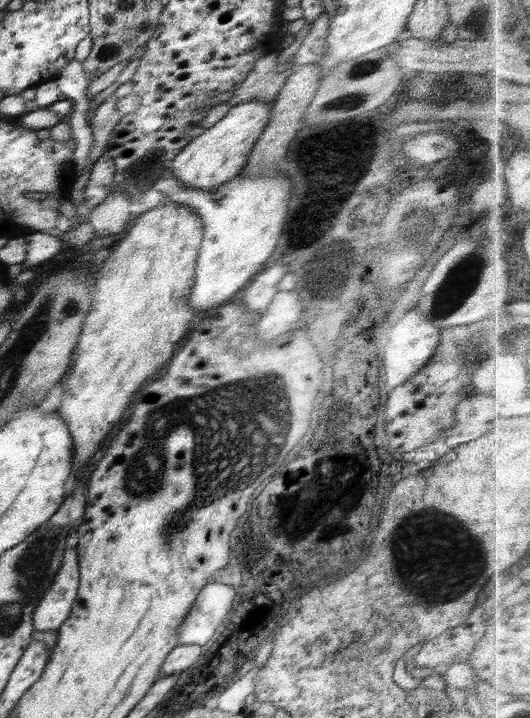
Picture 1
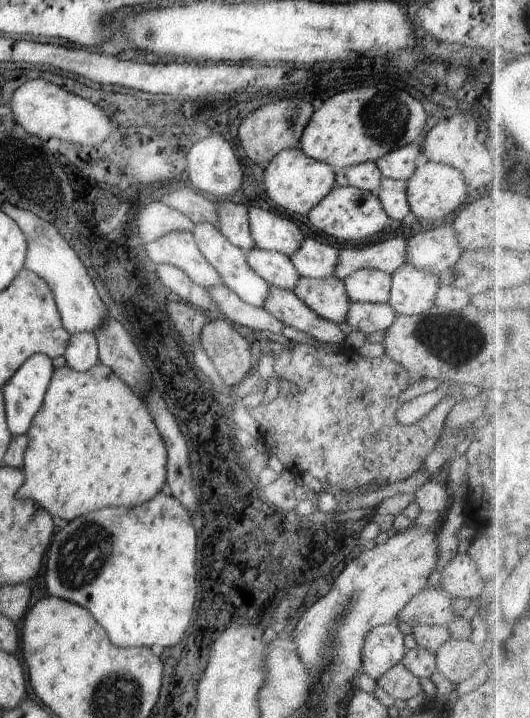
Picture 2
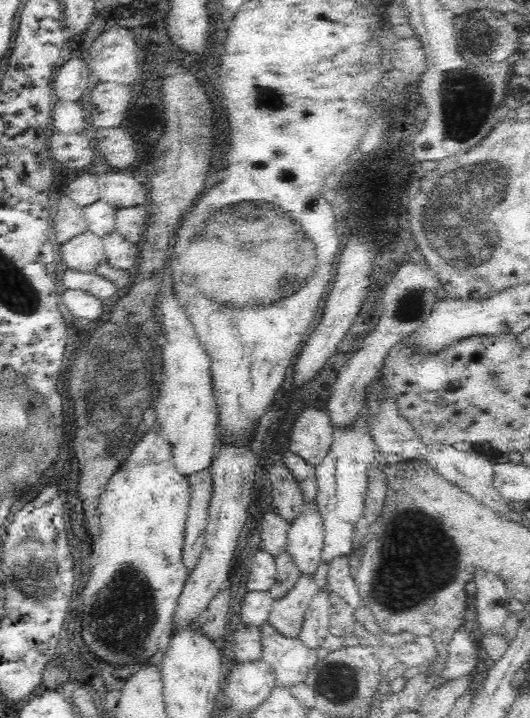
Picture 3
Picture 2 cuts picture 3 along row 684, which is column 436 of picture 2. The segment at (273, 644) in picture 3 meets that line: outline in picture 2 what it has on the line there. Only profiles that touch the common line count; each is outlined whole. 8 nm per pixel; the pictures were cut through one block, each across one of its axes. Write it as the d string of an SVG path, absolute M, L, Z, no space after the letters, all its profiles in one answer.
M401 264L391 275L388 303L397 315L419 315L434 306L439 276Z

